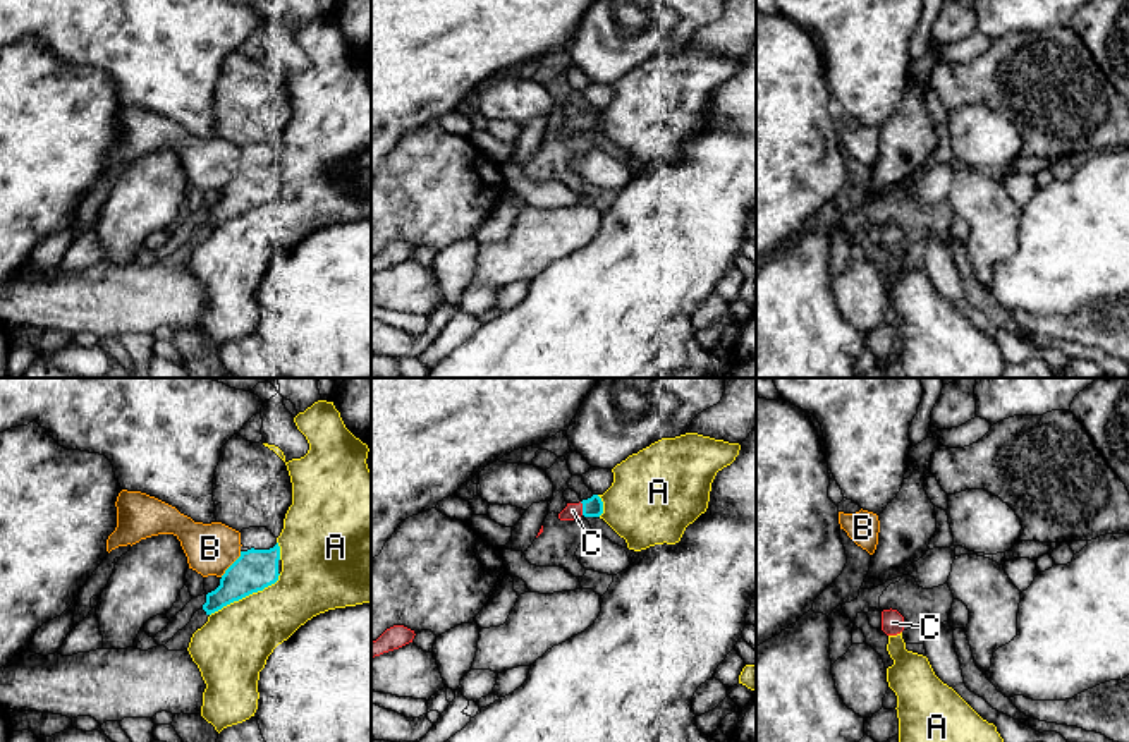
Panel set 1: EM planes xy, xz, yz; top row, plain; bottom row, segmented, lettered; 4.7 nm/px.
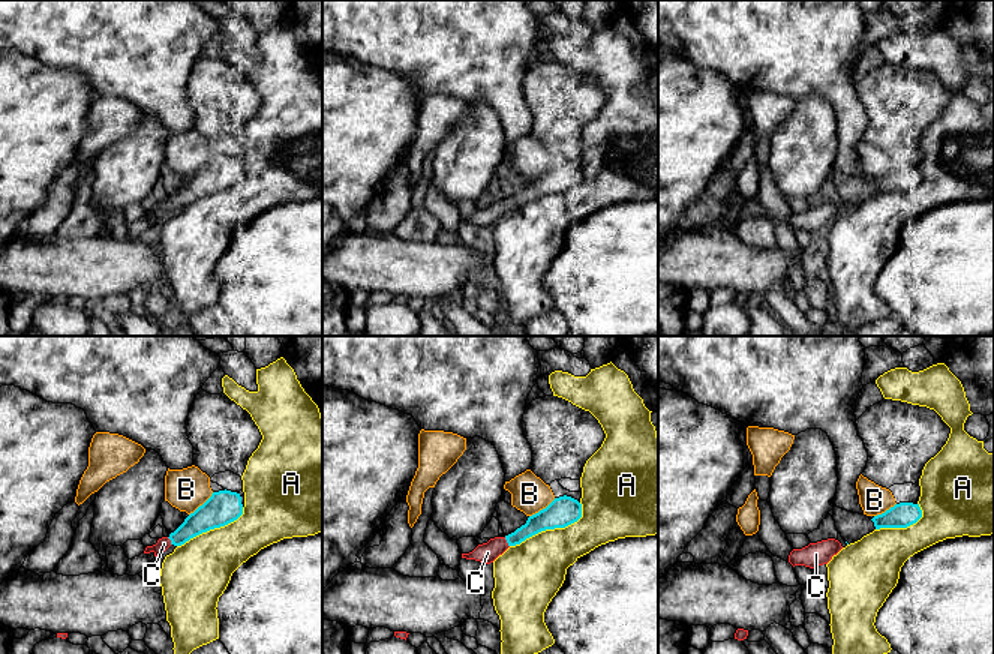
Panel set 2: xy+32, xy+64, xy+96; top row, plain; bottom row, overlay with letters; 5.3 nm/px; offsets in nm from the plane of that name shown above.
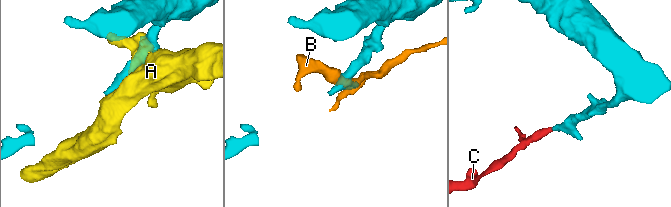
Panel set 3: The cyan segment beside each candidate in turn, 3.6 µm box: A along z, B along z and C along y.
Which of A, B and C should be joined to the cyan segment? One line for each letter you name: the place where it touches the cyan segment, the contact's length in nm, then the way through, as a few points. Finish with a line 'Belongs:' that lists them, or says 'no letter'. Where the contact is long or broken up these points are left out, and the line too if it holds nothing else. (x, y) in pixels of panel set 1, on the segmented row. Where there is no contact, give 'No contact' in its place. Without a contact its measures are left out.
C: Touches cyan at xz (583, 509). Shared border 70 nm. Path across: xz (593, 507), (583, 509), (573, 510)
Belongs: C

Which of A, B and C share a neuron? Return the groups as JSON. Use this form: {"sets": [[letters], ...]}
{"sets": [["A"], ["B"], ["C"]]}

